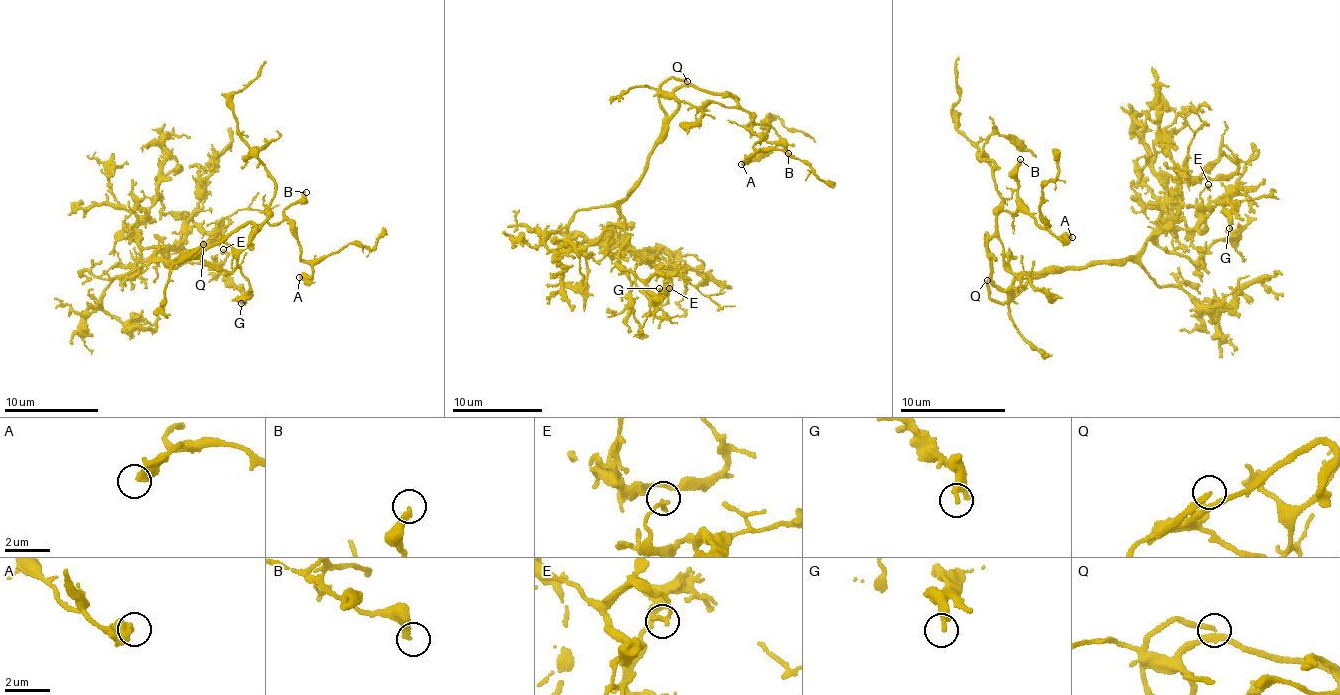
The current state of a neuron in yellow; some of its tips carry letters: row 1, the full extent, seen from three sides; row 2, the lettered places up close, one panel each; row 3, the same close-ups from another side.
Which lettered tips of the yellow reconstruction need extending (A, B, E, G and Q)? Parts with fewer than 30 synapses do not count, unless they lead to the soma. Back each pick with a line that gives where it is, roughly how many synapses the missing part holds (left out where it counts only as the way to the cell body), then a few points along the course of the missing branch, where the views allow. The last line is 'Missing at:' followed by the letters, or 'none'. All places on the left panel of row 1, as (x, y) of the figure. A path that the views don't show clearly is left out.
Q: at (203, 244); missing branch runs (203, 244), (200, 221), (119, 208), (75, 151), (4, 118)
Missing at: Q

